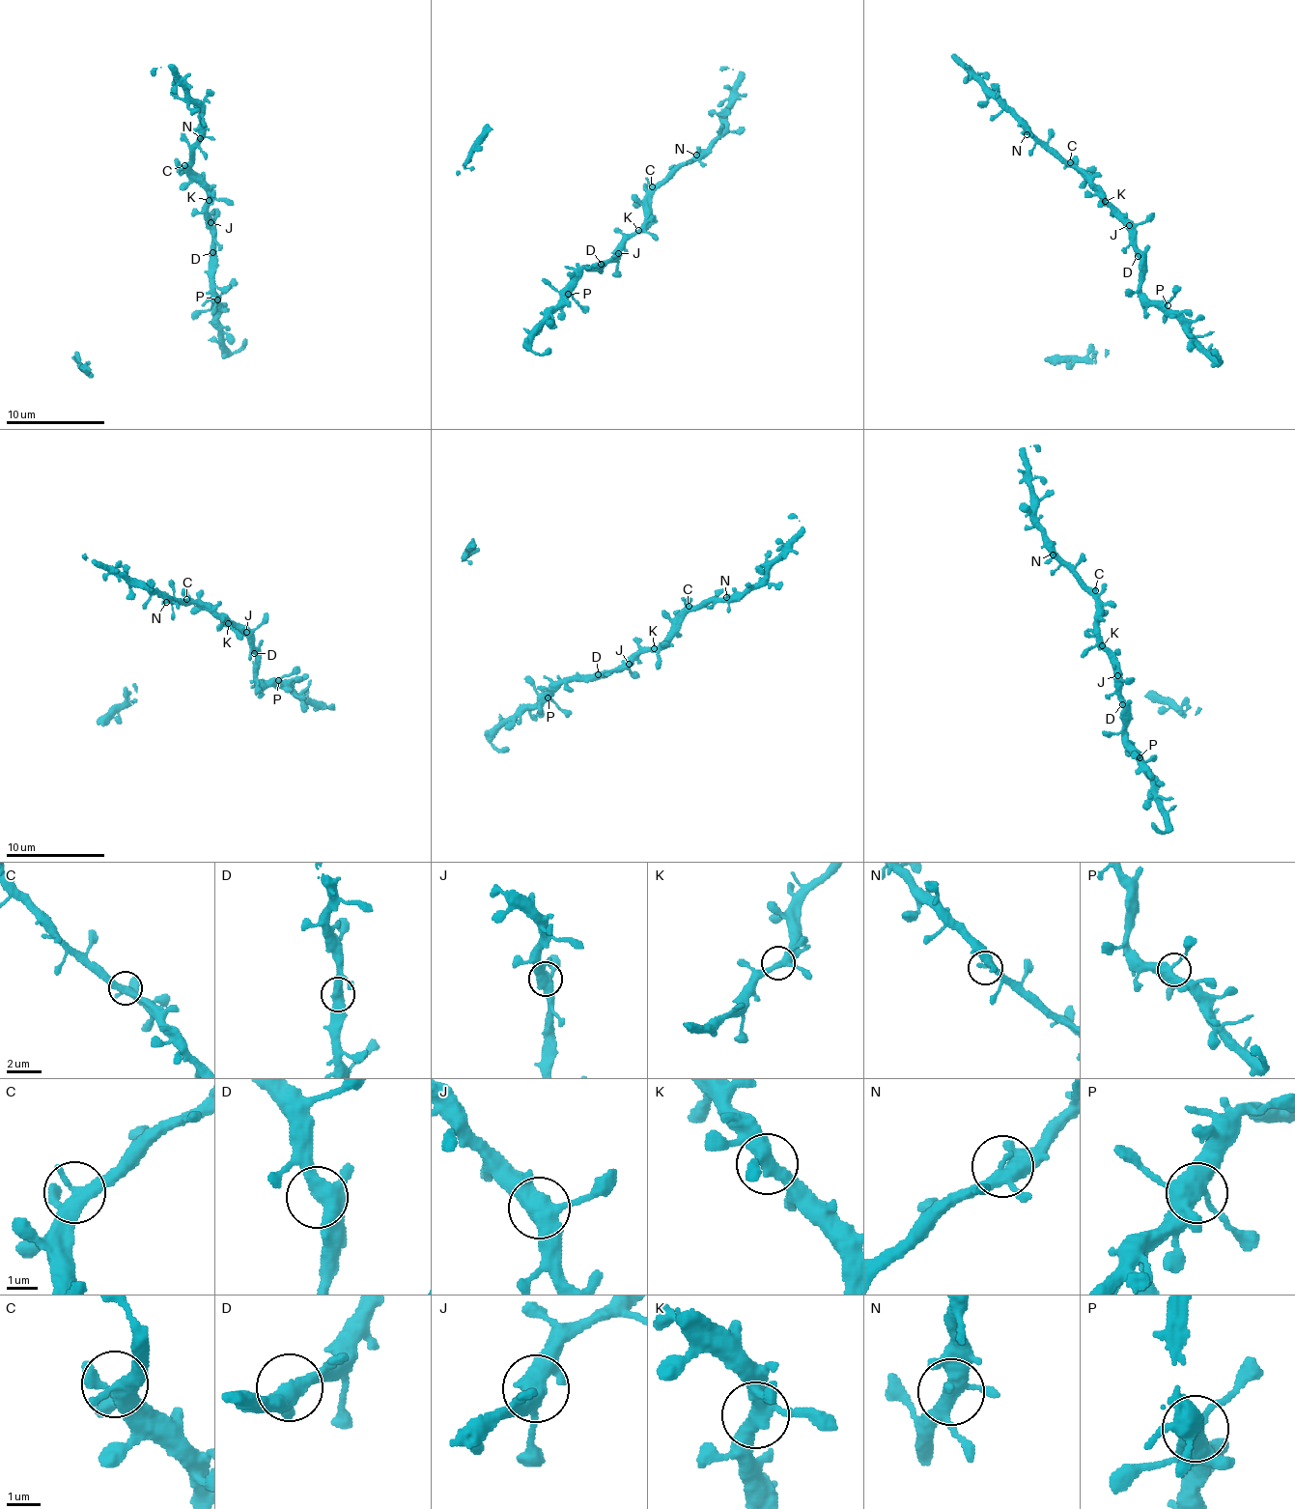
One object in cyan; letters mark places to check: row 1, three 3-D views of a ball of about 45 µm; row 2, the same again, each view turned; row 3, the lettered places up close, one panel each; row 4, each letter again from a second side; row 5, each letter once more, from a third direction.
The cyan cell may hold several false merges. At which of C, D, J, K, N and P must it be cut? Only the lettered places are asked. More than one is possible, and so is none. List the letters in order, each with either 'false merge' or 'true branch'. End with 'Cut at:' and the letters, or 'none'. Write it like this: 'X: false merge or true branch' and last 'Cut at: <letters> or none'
C: true branch
D: true branch
J: true branch
K: true branch
N: true branch
P: true branch
Cut at: none

